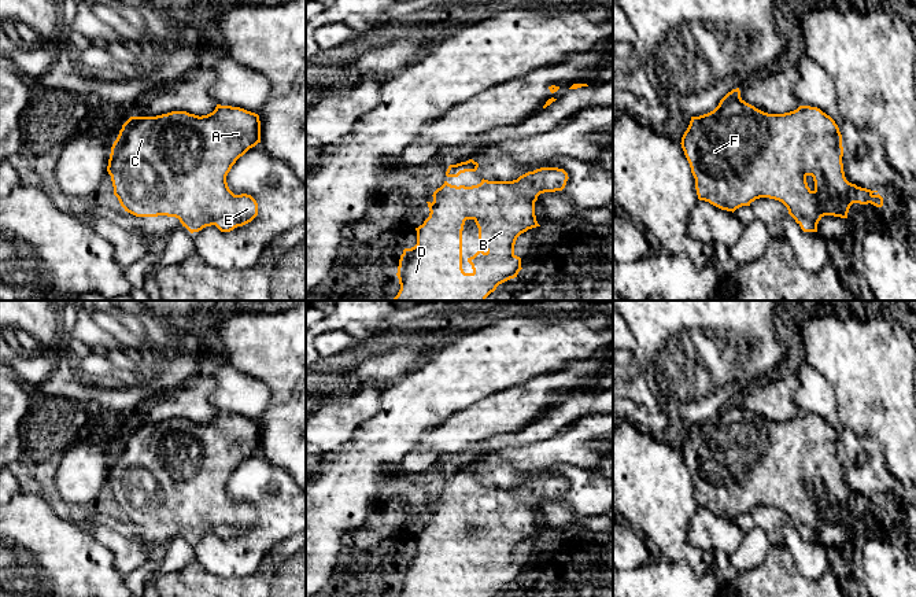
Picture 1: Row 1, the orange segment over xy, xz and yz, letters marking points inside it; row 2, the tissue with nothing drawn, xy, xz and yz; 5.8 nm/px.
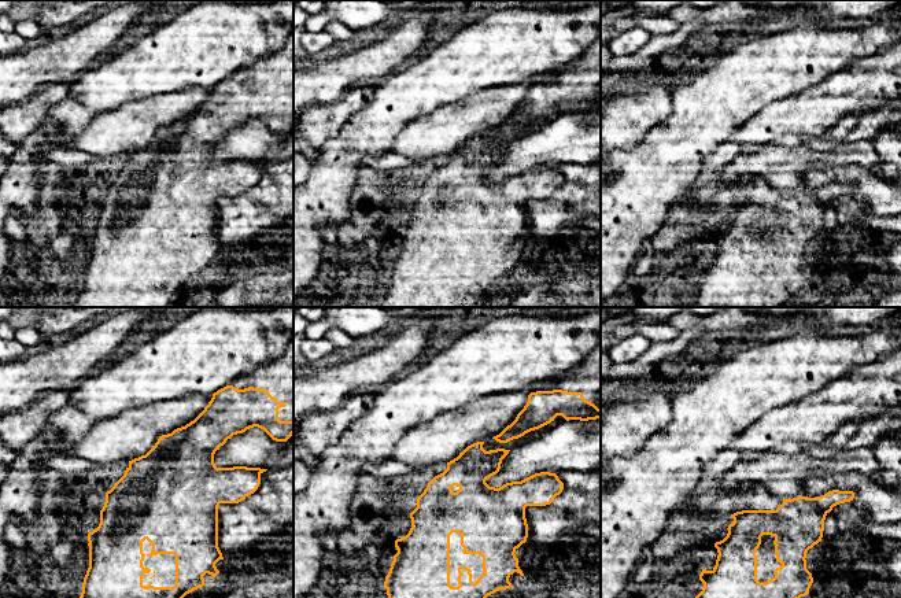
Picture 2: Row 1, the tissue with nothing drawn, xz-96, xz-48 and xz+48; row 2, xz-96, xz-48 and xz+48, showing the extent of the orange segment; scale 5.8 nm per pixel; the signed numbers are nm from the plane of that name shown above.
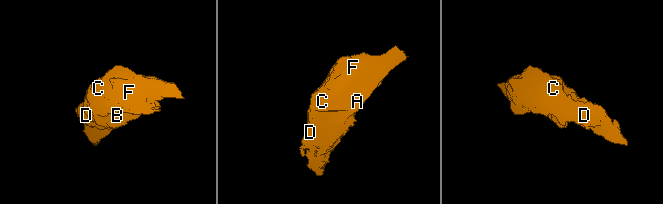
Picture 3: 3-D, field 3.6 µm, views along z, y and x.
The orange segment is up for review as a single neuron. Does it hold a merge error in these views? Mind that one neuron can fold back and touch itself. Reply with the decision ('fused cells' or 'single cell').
single cell

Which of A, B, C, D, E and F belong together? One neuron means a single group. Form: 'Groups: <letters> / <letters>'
Groups: A B C D E F

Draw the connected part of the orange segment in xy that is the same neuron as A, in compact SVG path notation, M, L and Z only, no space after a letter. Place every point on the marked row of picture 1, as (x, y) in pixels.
M217 104L213 113L202 117L186 111L130 117L111 147L107 172L121 206L136 217L176 217L191 233L211 225L221 232L230 232L258 215L256 200L247 194L234 195L226 183L226 176L236 161L258 143L261 143L259 115L240 107Z

